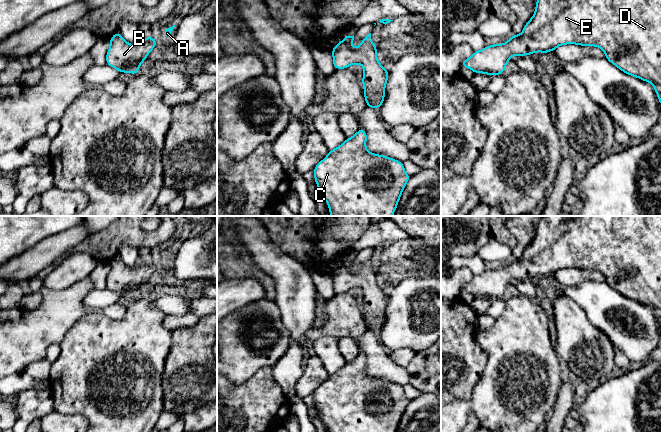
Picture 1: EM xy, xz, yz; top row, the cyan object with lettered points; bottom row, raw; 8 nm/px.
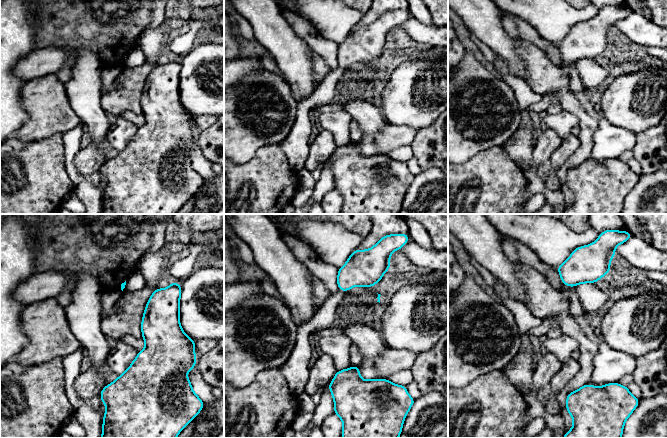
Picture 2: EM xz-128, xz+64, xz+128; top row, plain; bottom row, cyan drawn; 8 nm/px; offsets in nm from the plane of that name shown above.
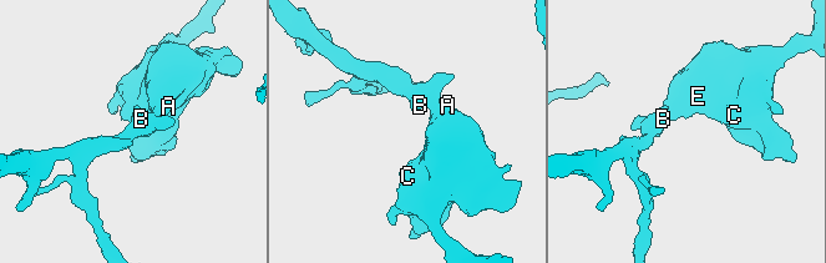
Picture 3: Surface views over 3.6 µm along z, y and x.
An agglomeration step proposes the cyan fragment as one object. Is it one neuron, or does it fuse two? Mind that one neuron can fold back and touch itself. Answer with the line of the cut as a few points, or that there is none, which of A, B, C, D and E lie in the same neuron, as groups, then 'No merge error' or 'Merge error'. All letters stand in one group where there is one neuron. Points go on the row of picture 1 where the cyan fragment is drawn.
No split. Groups: A B C D E. No merge error

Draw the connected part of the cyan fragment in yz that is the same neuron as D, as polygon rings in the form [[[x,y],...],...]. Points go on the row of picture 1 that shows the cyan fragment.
[[[537,0],[533,17],[525,24],[520,35],[512,35],[507,43],[493,44],[462,61],[460,66],[474,73],[491,76],[504,74],[511,56],[531,55],[534,52],[548,53],[559,45],[577,44],[597,46],[606,55],[606,59],[621,71],[653,84],[661,103],[661,0]]]

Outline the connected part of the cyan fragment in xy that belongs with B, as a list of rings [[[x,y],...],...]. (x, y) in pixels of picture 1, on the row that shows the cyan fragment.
[[[117,32],[110,39],[110,48],[106,55],[106,64],[116,68],[120,73],[139,73],[140,64],[147,59],[158,39],[151,36],[145,37],[140,44],[127,43],[122,35]]]

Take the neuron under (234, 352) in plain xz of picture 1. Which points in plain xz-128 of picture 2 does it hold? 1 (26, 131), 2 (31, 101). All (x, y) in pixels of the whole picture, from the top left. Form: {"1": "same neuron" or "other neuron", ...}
{"1": "same neuron", "2": "same neuron"}

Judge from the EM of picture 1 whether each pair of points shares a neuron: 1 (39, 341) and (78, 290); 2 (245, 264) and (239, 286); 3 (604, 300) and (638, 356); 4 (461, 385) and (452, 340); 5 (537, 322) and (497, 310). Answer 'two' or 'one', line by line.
1: one
2: two
3: one
4: one
5: two

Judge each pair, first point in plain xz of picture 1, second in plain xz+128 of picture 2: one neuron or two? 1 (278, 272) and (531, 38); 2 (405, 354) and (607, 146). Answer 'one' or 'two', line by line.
1: two
2: one

